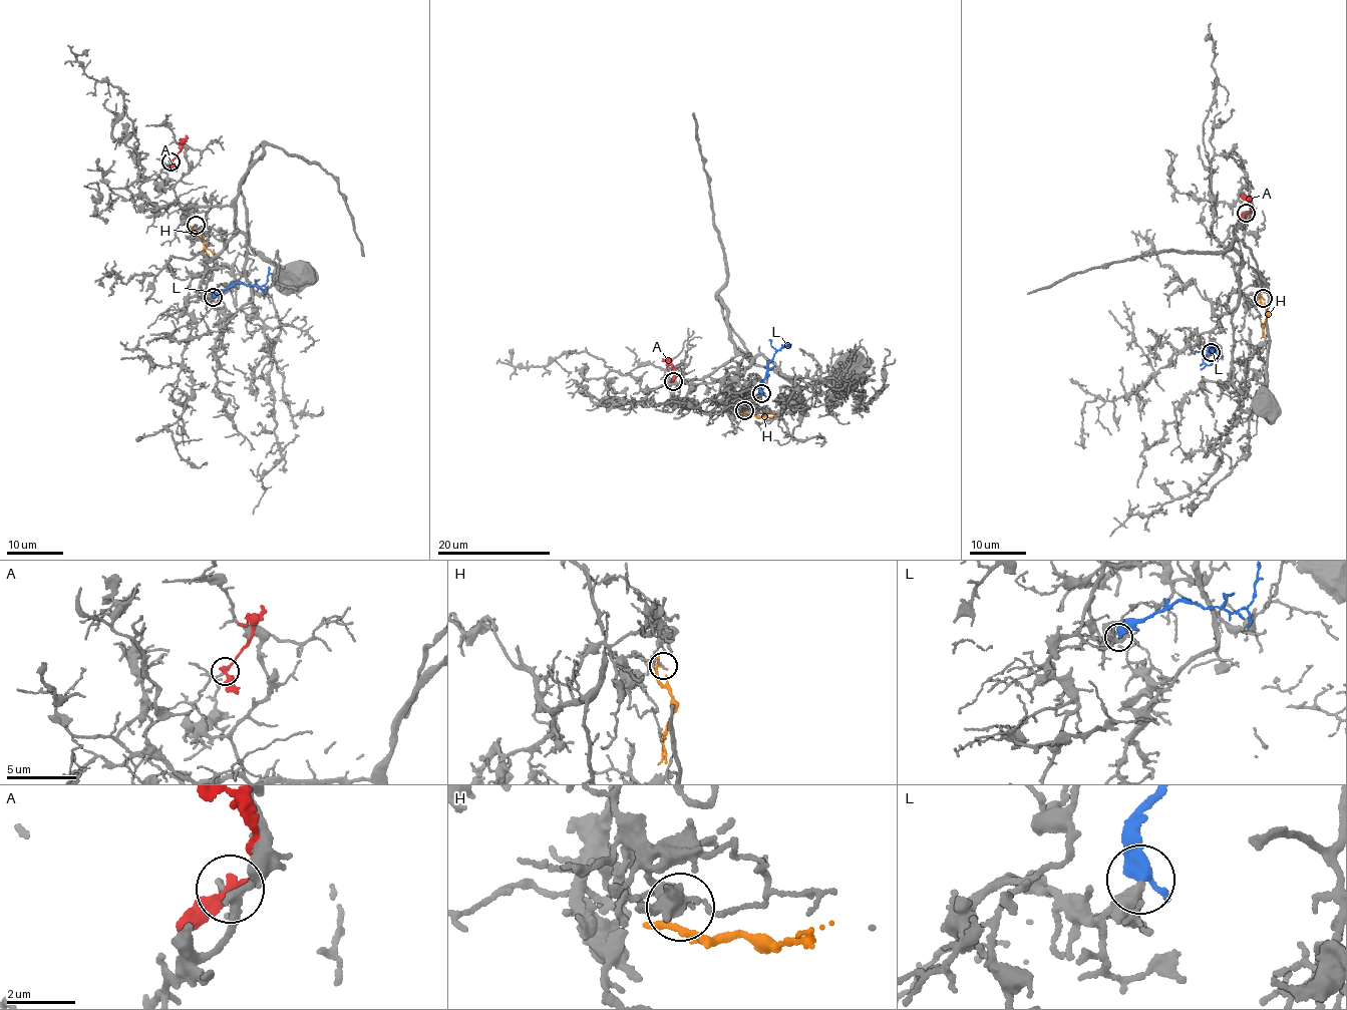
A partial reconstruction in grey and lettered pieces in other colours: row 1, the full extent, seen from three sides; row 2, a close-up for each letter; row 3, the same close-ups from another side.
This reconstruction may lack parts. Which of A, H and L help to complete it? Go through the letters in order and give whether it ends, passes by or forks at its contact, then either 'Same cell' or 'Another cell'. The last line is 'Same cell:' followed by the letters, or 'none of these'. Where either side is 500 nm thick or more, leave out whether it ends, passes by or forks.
A: It passes by. Another cell
H: It passes by. Another cell
L: Same cell
Same cell: L

